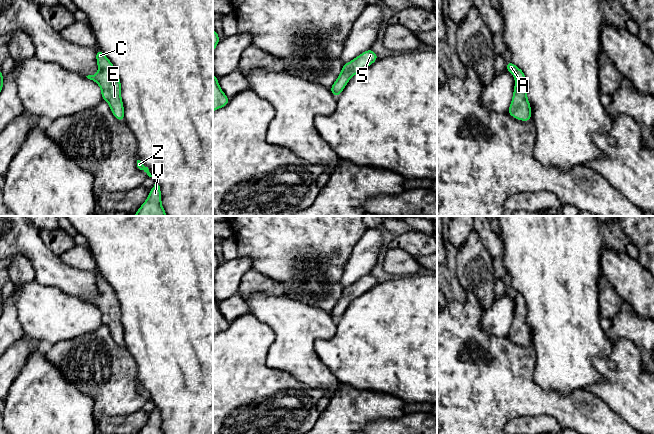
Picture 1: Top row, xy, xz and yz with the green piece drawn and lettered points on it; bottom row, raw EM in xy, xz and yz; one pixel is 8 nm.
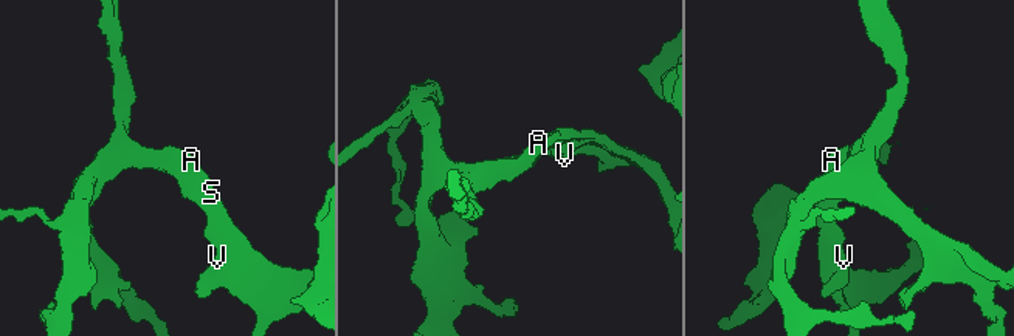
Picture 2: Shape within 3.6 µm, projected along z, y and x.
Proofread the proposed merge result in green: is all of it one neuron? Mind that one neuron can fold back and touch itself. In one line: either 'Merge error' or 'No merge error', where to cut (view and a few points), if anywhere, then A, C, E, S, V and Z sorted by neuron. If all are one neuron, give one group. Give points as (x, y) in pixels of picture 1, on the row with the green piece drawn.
No merge error. No split. Groups: A C E S V Z

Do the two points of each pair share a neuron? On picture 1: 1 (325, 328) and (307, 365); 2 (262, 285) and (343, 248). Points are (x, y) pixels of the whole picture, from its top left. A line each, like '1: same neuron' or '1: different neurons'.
1: same neuron
2: different neurons

